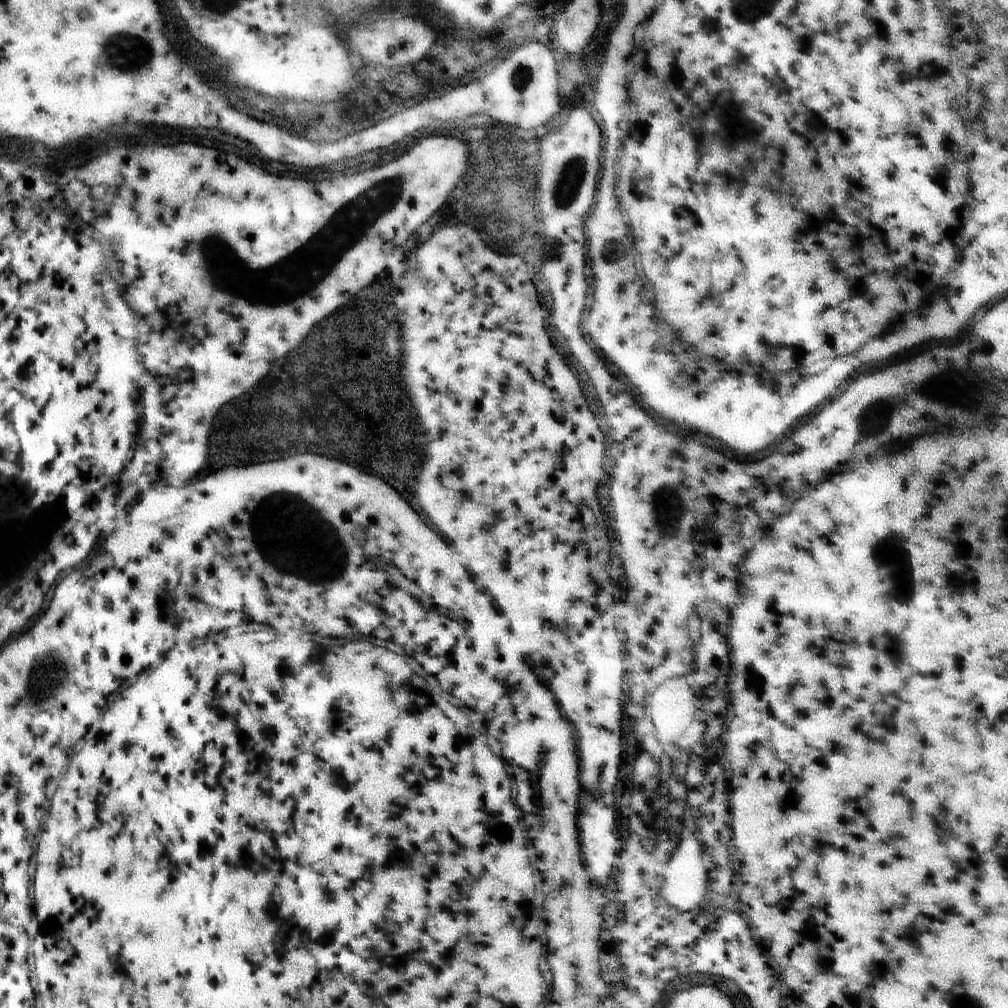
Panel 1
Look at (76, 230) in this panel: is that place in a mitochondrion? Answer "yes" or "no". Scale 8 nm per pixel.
no

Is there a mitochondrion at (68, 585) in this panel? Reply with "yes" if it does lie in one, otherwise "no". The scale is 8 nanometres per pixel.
no

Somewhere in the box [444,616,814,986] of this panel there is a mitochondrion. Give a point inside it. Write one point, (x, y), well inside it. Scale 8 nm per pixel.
(686, 745)

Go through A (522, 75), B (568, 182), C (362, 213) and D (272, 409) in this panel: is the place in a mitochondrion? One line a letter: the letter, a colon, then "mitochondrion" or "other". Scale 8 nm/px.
A: mitochondrion
B: mitochondrion
C: mitochondrion
D: mitochondrion

